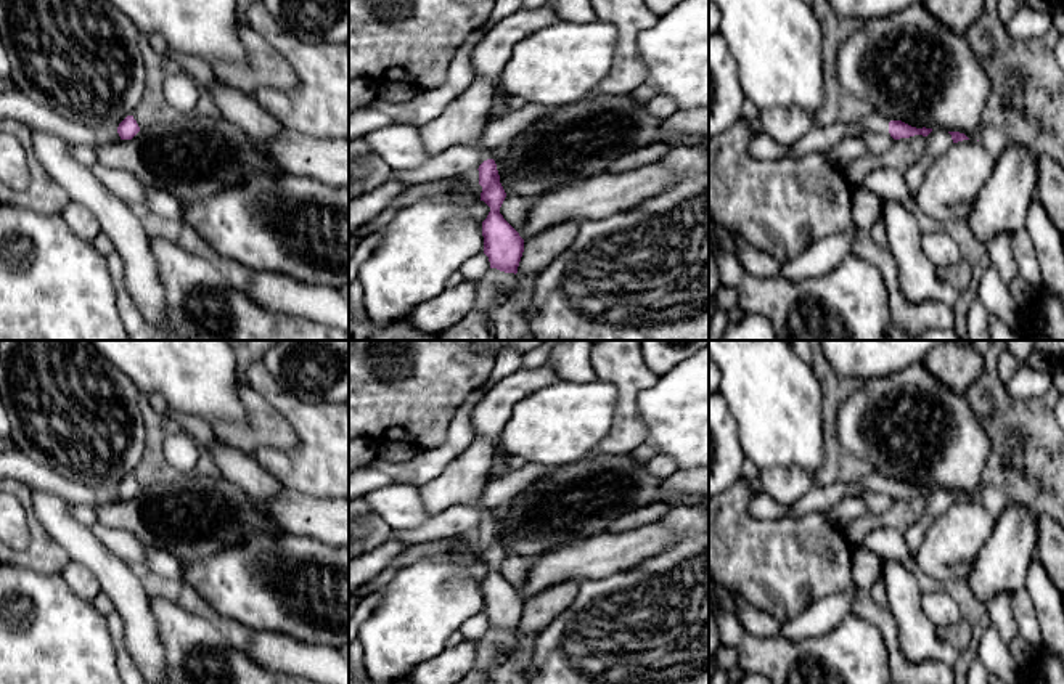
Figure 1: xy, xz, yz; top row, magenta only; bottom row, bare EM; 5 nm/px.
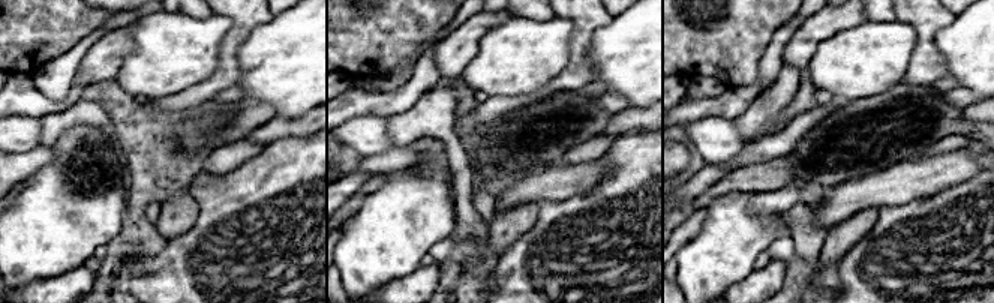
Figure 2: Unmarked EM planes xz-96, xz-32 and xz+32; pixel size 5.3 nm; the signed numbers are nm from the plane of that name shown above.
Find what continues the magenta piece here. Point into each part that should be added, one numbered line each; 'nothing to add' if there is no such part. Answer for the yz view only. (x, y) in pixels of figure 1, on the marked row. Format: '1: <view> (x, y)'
1: yz (820, 138)

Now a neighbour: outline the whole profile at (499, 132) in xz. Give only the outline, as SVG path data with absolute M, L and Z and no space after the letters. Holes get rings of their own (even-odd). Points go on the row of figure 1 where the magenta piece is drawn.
M526 104L521 109L508 111L506 114L487 122L481 143L477 146L455 145L436 156L431 156L424 164L408 170L392 170L389 180L403 181L408 185L421 185L434 180L458 177L490 159L500 148L524 132L538 119L546 117L555 108Z

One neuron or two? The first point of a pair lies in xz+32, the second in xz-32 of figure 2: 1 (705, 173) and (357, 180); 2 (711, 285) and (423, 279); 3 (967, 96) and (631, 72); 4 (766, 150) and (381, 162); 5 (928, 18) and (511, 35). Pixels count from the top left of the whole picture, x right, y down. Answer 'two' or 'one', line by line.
1: one
2: two
3: two
4: one
5: two

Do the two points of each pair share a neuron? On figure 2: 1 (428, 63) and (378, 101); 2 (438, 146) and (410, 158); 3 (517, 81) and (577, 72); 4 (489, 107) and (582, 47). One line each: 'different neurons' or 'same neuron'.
1: same neuron
2: same neuron
3: different neurons
4: same neuron

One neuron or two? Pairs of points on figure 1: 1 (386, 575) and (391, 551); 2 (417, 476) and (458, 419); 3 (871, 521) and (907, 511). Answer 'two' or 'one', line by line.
1: two
2: one
3: one

